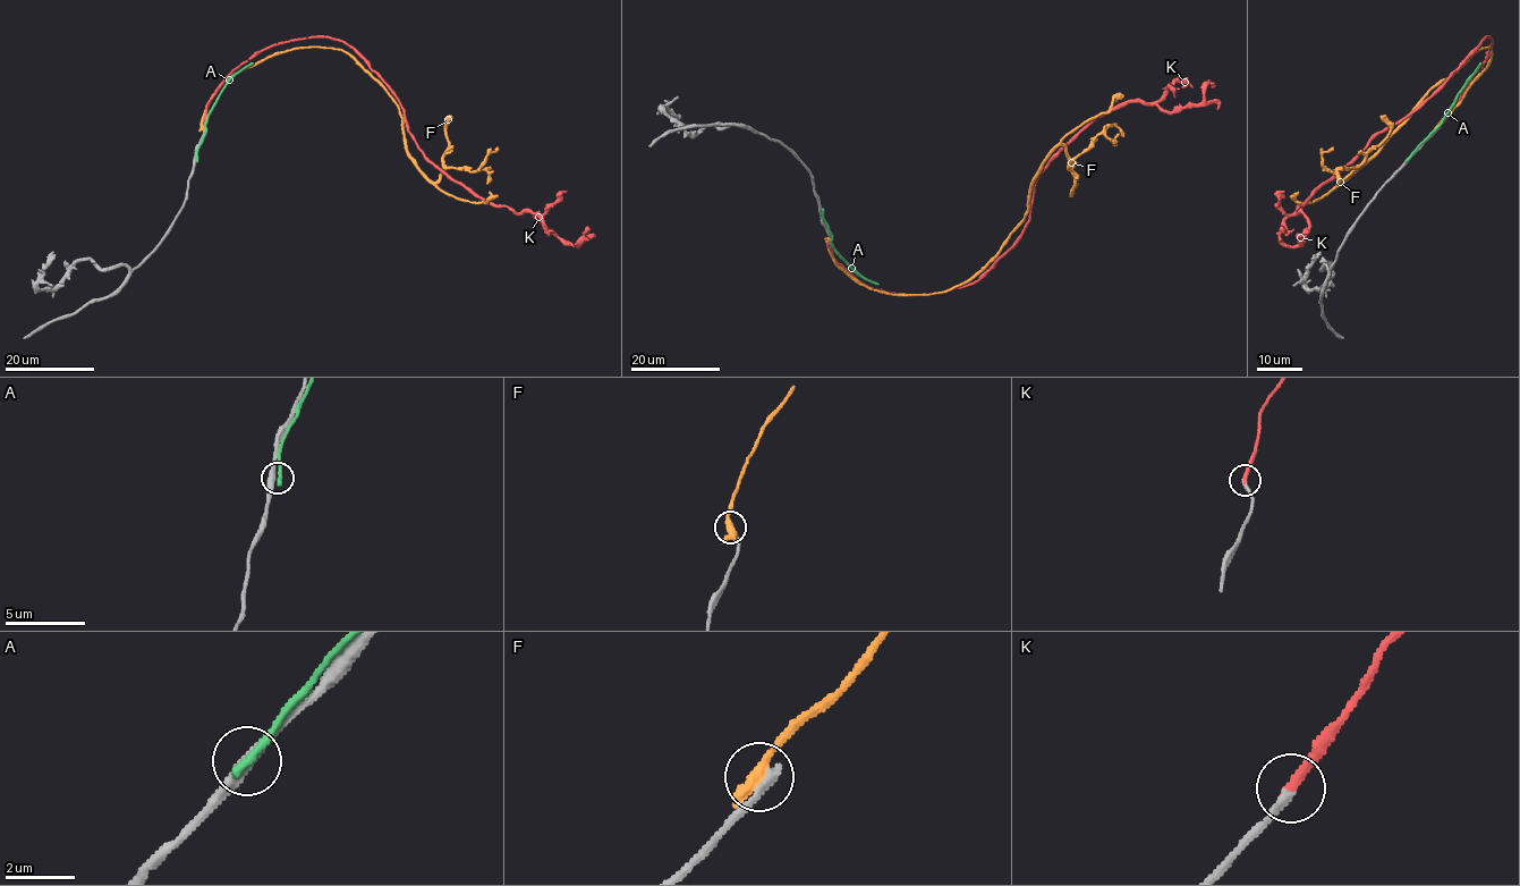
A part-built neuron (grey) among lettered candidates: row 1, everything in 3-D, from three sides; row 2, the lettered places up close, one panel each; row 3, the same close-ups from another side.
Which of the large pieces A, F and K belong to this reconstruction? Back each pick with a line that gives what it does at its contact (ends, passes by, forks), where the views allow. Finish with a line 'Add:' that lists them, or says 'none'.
K: it ends
Add: K

